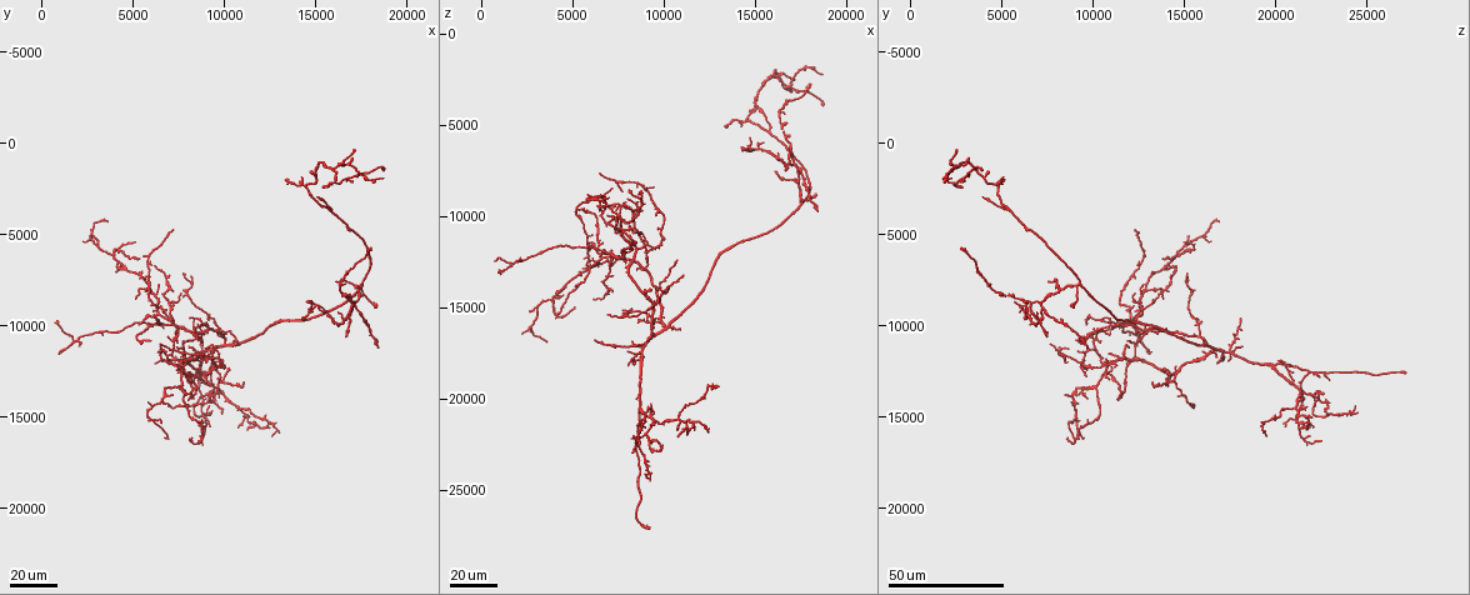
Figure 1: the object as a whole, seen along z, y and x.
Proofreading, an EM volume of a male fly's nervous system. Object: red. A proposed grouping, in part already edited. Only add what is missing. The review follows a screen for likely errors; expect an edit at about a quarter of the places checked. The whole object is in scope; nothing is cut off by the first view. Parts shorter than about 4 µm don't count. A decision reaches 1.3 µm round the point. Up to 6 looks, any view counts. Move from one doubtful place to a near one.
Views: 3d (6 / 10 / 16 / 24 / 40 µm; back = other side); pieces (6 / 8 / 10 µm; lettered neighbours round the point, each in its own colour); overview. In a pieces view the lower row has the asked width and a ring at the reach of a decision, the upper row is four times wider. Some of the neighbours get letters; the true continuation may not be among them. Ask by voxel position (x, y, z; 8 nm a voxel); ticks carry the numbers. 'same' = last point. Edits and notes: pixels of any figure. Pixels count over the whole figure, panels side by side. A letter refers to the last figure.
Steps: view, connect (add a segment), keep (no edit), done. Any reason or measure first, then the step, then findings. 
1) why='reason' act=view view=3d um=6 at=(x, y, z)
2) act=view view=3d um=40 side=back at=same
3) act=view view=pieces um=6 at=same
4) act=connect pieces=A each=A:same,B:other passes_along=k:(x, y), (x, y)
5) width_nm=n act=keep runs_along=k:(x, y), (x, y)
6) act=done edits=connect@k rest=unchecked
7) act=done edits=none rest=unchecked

why='free end' act=view view=3d um=24 at=(5400, 9800, 9600)

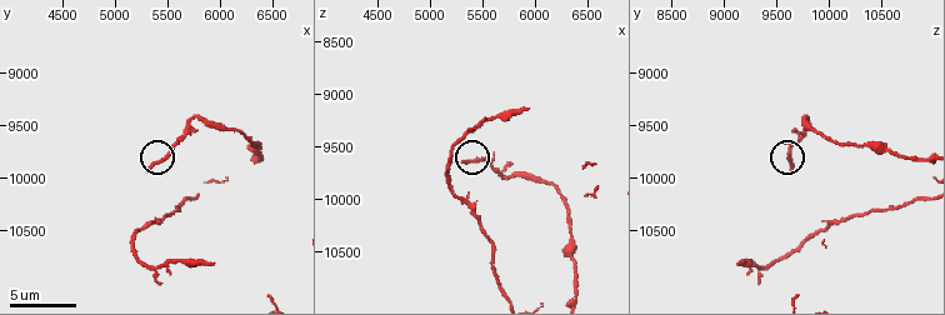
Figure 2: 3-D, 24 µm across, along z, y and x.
act=view view=pieces um=8 at=(5300, 9940, 9660)

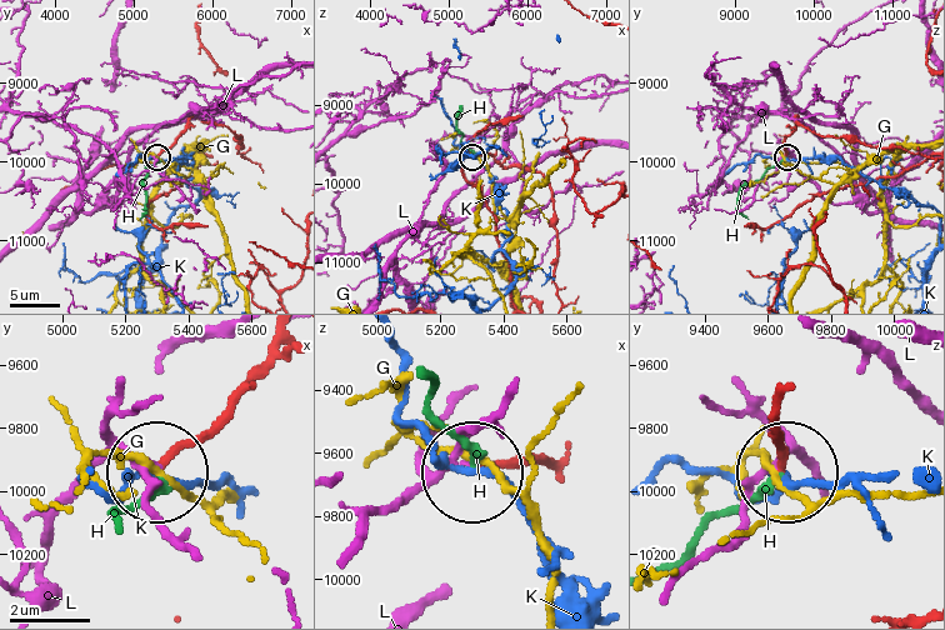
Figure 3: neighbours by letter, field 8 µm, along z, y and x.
act=connect pieces=H each=G:other,H:same,K:other,L:other passes_along=3:(544, 464), (473, 460), (433, 410), (426, 379) found='the cell continues'

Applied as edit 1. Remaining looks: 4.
why='free end' act=view view=3d um=24 at=(7000, 4800, 12200)

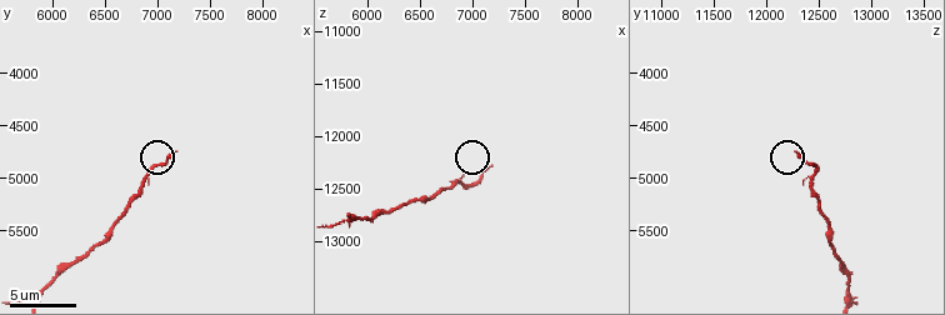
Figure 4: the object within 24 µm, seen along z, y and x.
act=view view=pieces um=8 at=(7160, 4740, 12280)

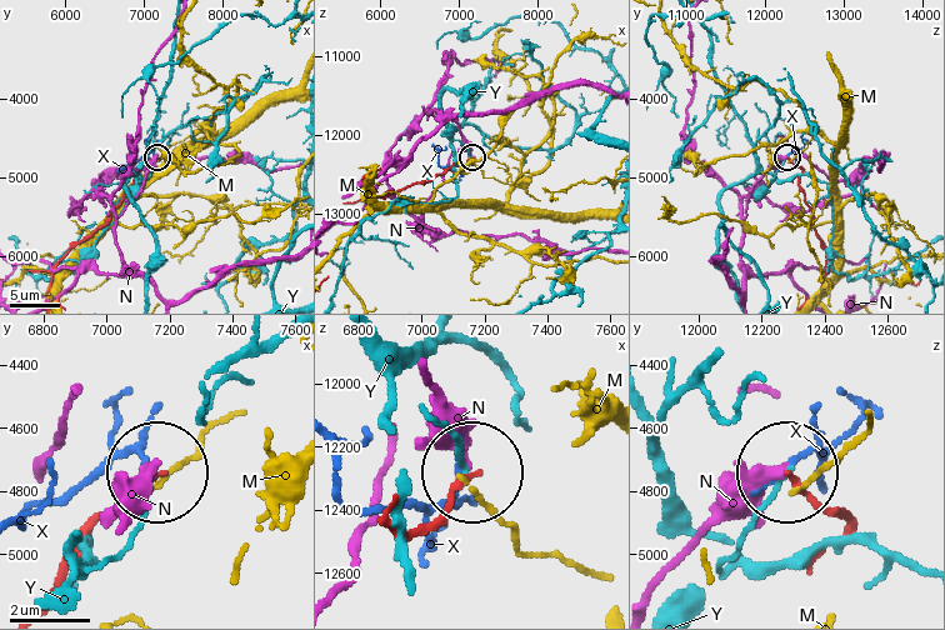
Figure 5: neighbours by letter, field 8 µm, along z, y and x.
act=keep each=M:other,N:other,X:other,Y:other runs_along=5:(840, 540), (844, 520), (790, 474) found='no lettered segment goes on from it'

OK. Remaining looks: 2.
why='end of a long branch' act=view view=3d um=24 at=(18600, 1400, 4000)

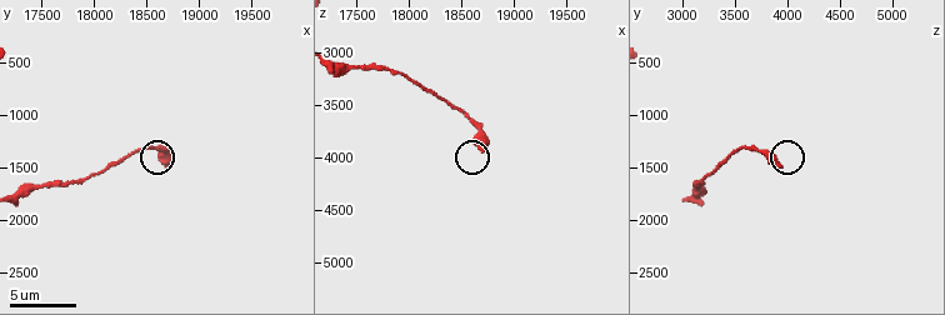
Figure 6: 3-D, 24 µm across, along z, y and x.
why='see the neighbours' act=view view=pieces um=6 at=(18720, 1500, 3940)

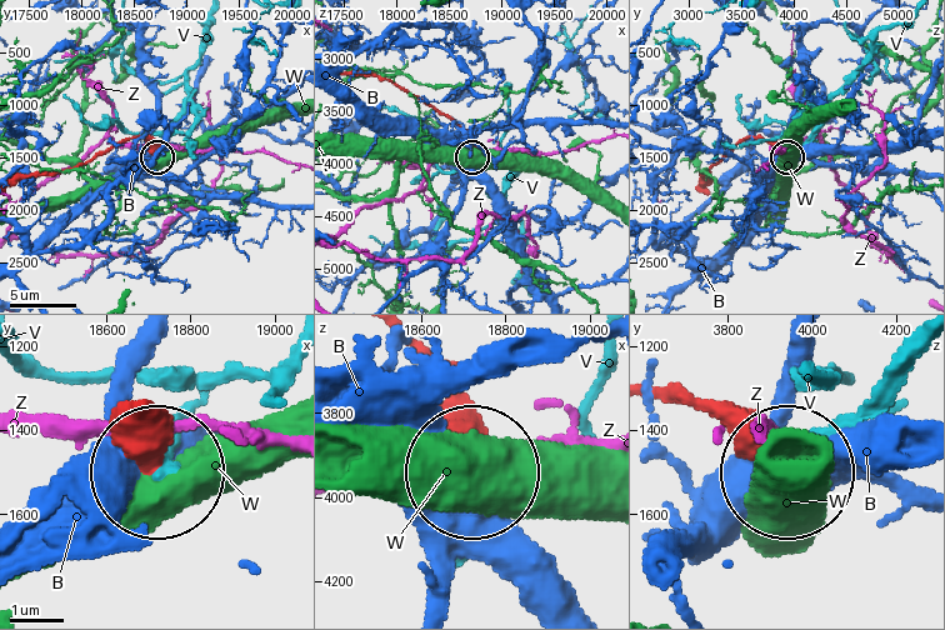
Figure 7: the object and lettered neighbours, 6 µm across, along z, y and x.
act=keep each=B:other,V:other,W:other,Z:other found='none of them fits'

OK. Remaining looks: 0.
act=done edits=connect@3 rest=unchecked

